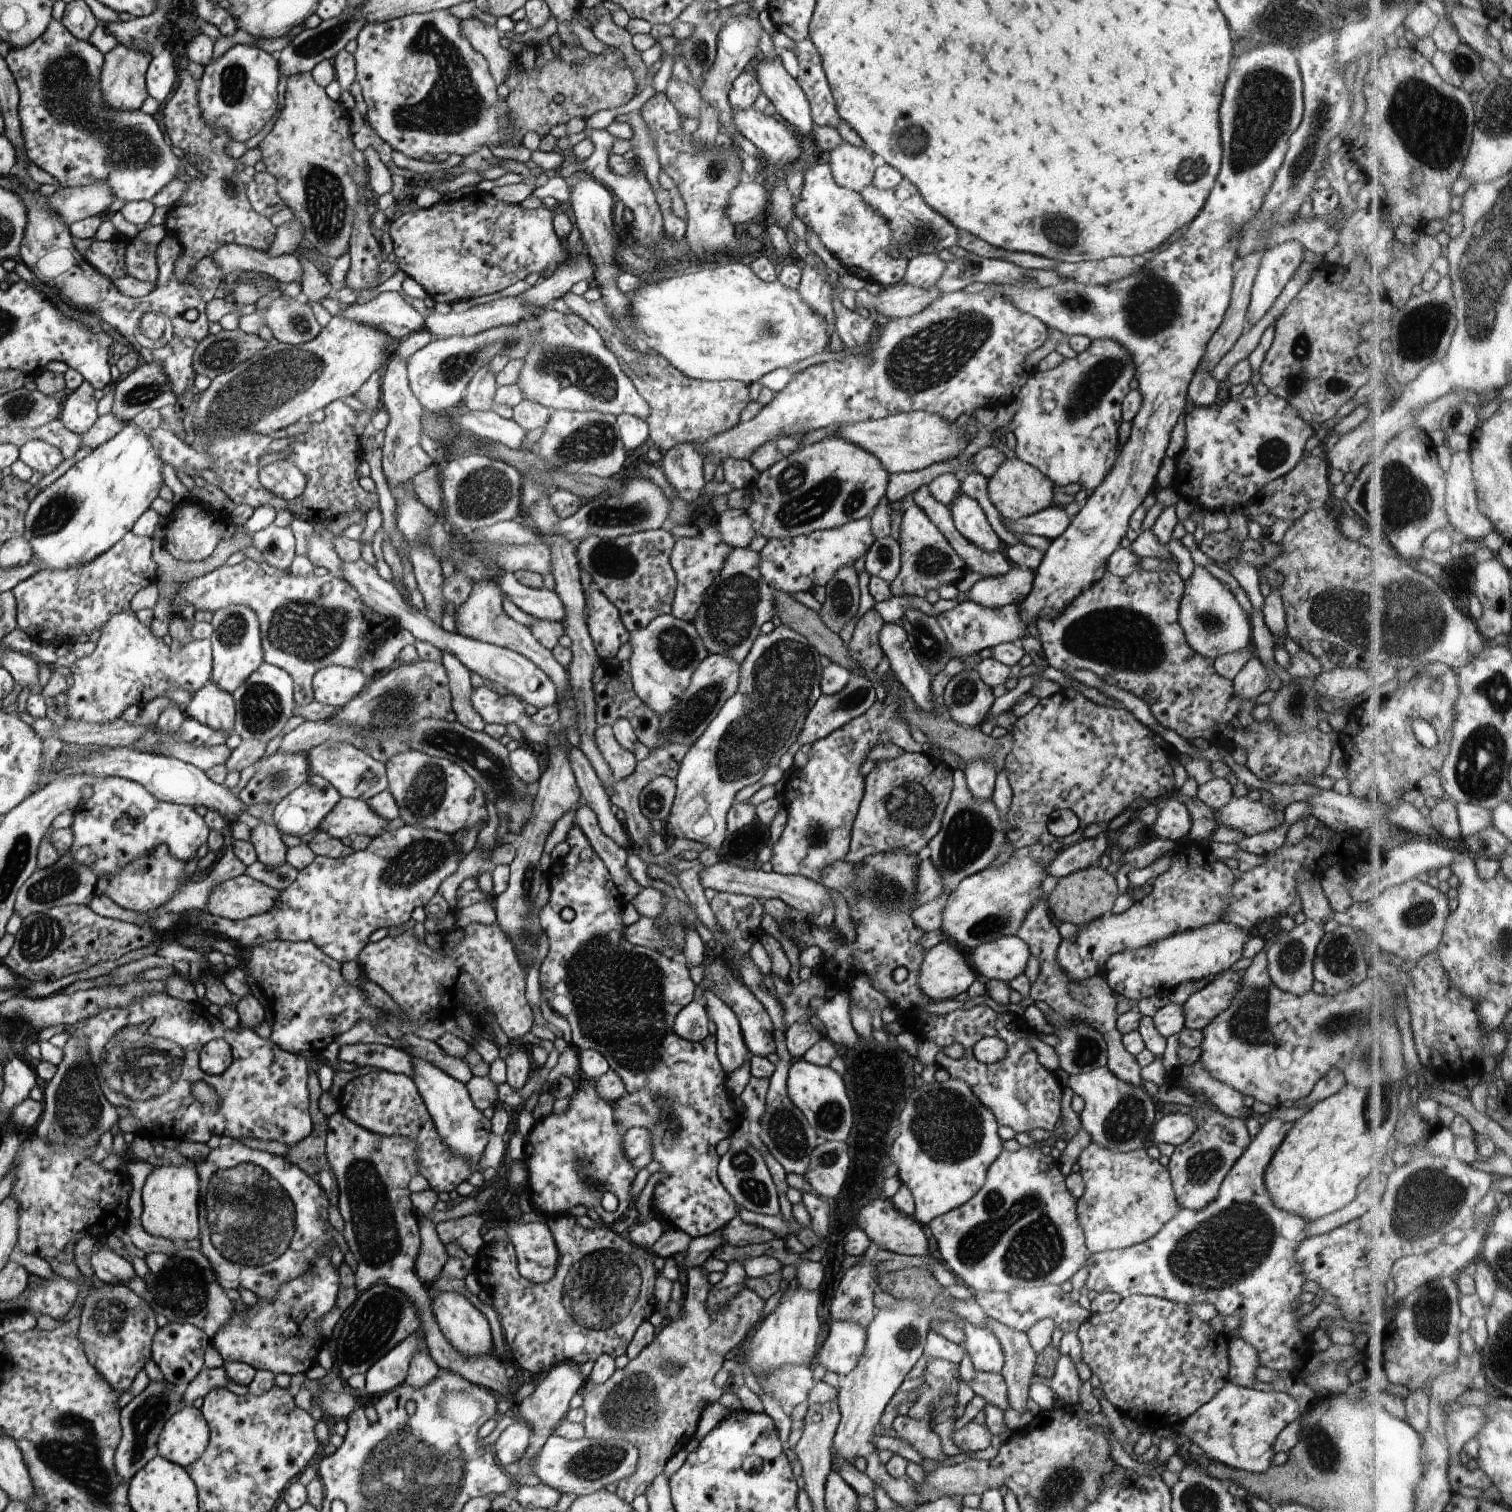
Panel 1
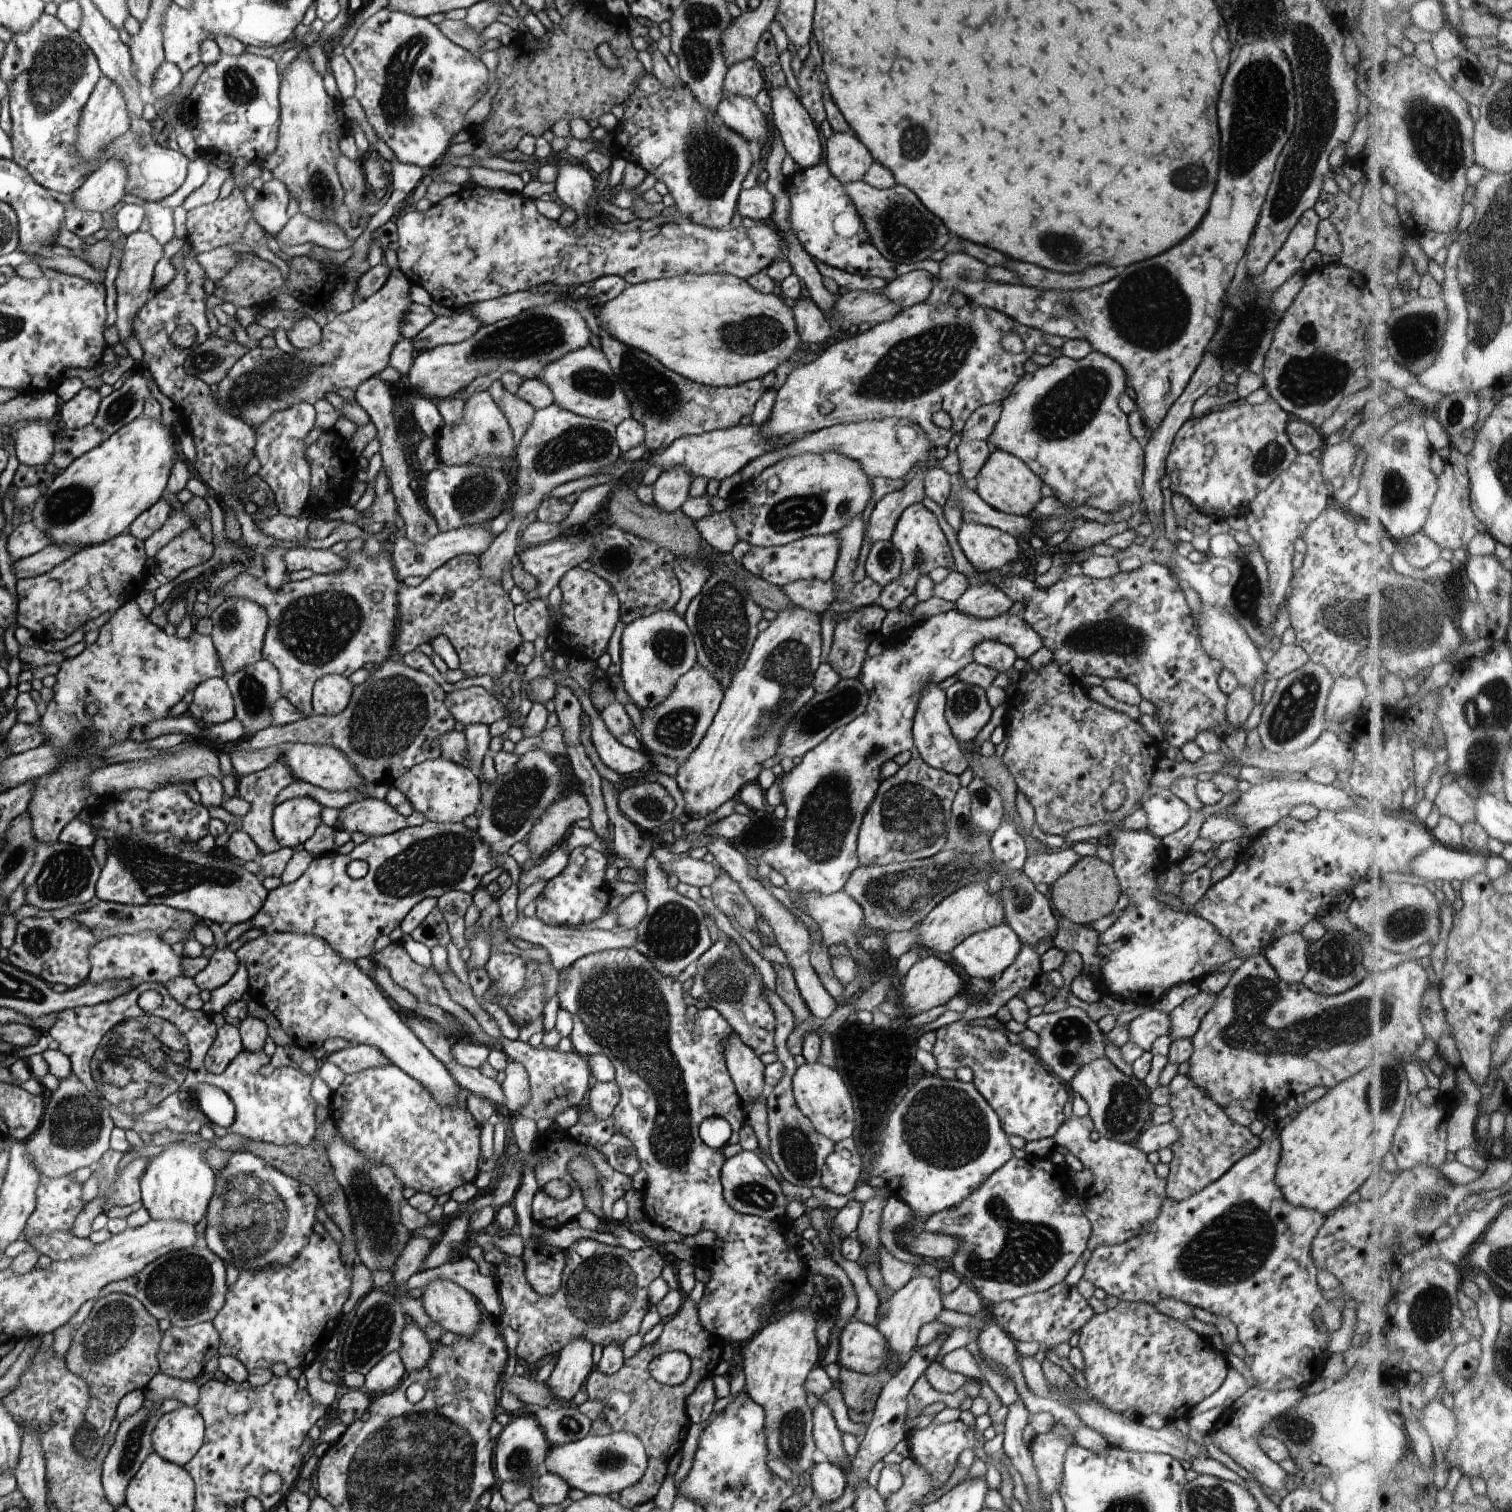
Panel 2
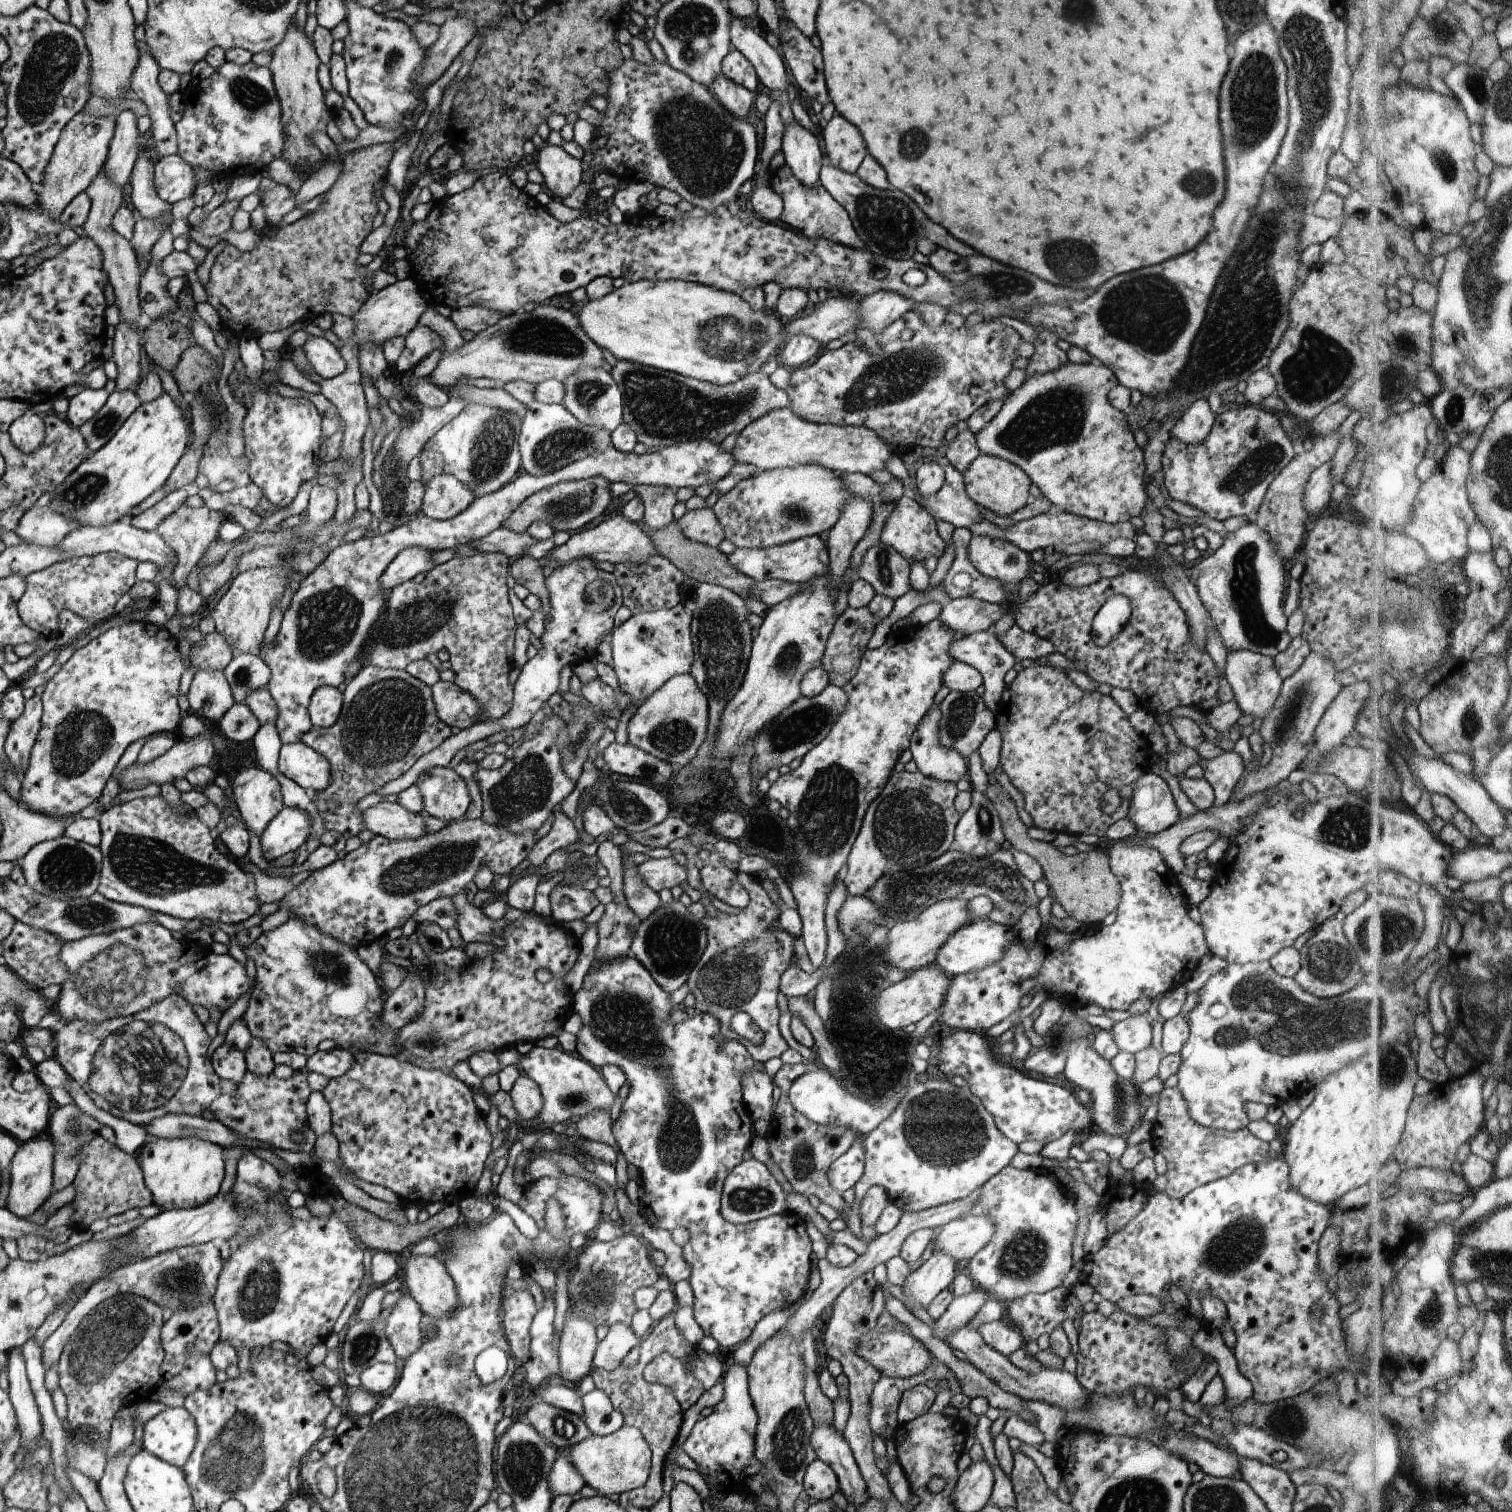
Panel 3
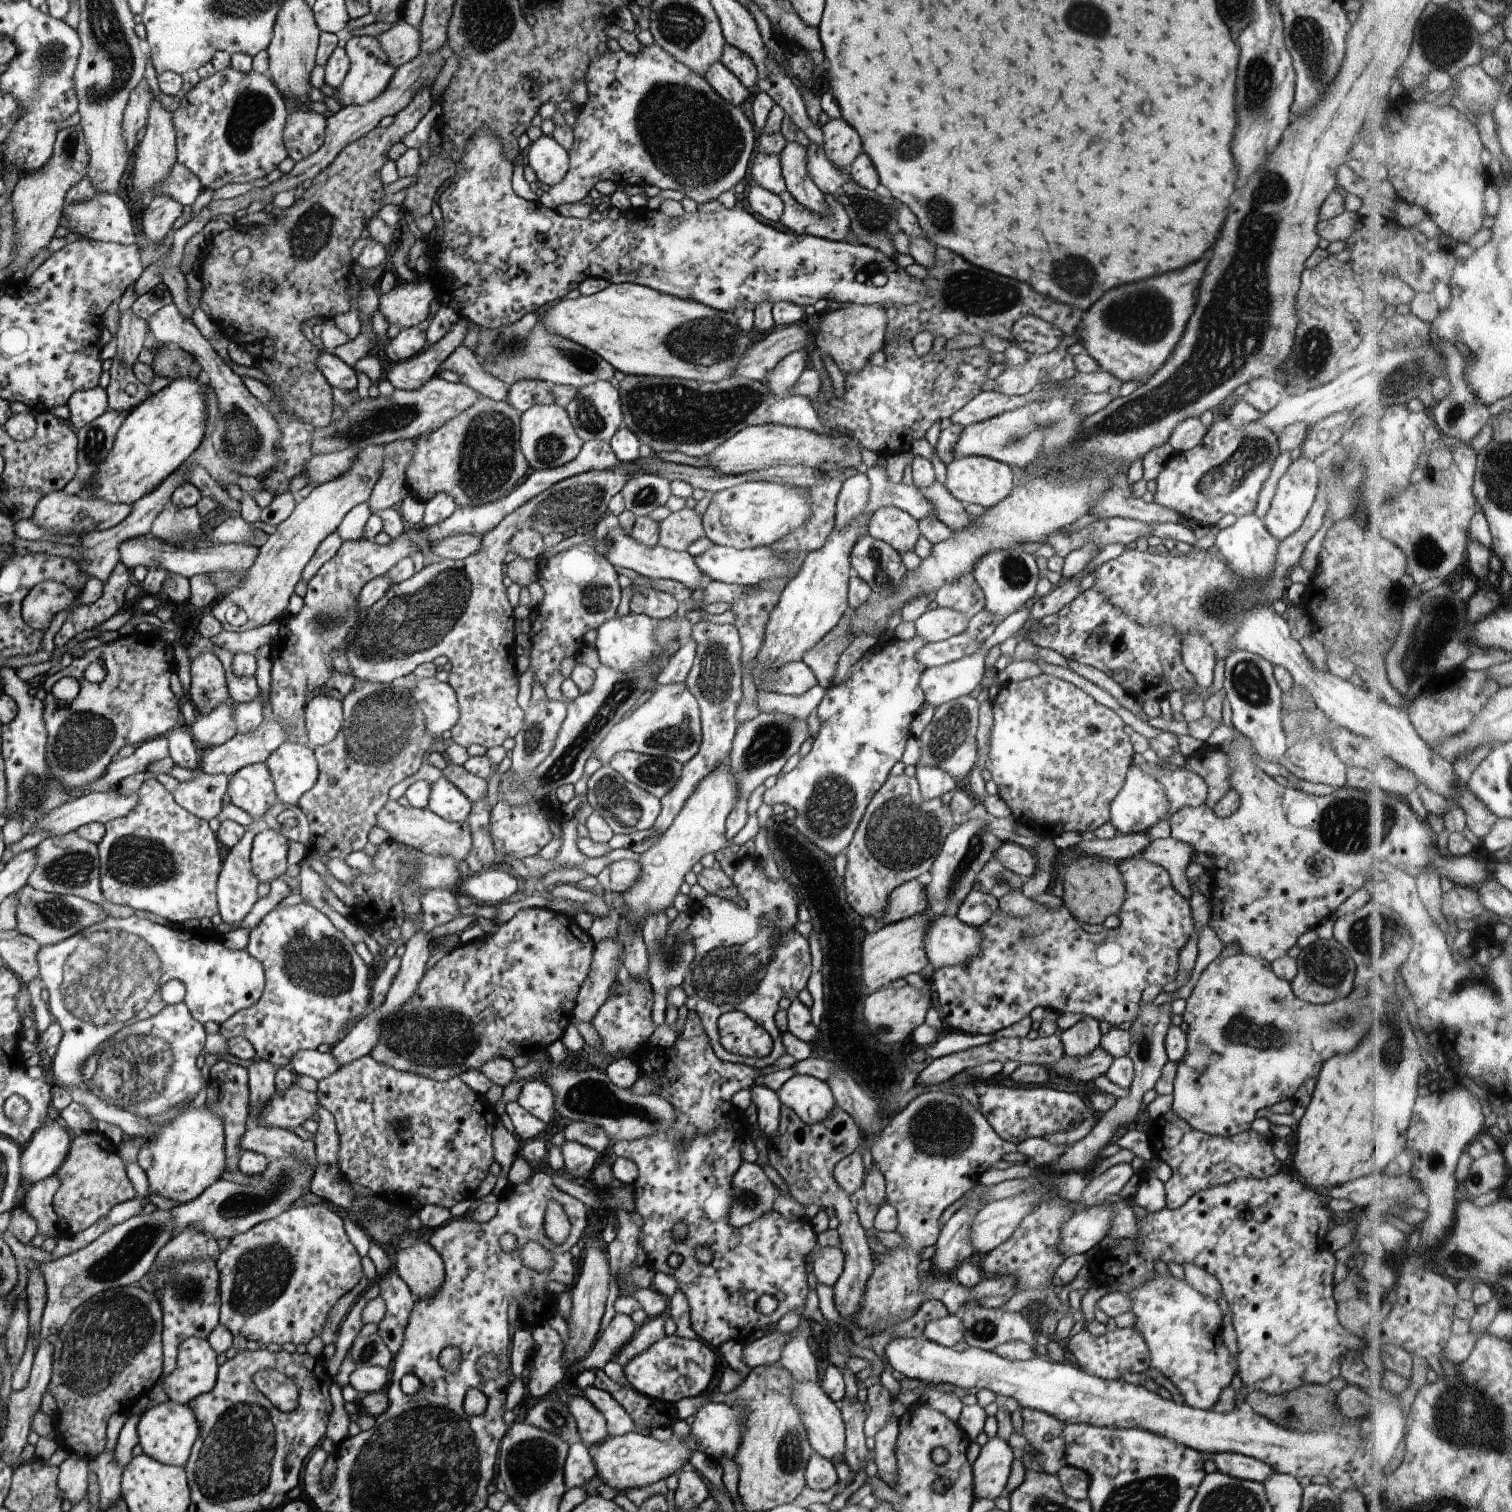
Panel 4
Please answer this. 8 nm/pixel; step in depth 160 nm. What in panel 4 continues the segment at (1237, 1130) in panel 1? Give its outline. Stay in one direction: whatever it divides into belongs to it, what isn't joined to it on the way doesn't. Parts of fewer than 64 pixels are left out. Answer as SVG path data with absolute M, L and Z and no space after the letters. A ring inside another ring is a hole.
M1170 1111L1150 1122L1146 1131L1154 1155L1172 1170L1172 1177L1164 1183L1167 1207L1177 1209L1194 1194L1216 1186L1230 1184L1240 1178L1270 1178L1282 1170L1282 1162L1274 1156L1273 1140L1246 1130L1235 1136L1219 1136L1192 1129L1188 1122Z

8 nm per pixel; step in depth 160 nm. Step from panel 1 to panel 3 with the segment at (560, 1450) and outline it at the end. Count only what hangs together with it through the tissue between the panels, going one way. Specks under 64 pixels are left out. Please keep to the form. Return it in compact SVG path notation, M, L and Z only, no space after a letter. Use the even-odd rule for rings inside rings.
M624 1425L620 1430L601 1437L591 1434L588 1438L582 1440L565 1451L567 1459L575 1466L575 1469L580 1473L586 1485L591 1486L596 1490L598 1495L610 1496L610 1494L619 1494L634 1490L635 1488L644 1486L650 1471L650 1450L643 1434L636 1427Z

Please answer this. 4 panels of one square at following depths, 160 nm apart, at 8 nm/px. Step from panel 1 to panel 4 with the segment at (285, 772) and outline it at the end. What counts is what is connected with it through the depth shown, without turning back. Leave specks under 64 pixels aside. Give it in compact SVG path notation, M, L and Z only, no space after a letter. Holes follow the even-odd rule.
M264 763L248 764L240 768L238 772L234 772L232 776L228 777L227 793L232 805L246 811L254 822L258 821L260 823L260 818L266 814L266 810L272 808L278 801L274 780Z

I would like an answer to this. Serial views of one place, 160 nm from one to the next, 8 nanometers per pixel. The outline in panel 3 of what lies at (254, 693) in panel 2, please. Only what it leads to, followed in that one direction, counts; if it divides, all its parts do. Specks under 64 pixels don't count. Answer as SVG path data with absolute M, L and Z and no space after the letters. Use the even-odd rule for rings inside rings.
M244 653L233 656L230 664L223 671L231 685L235 702L240 704L245 704L250 694L268 686L272 678L270 664L264 662L264 659L258 653Z

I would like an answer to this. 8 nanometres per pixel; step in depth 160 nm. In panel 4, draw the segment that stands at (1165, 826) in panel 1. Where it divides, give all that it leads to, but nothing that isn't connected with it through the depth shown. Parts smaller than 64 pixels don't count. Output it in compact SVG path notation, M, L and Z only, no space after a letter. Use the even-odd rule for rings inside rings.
M1131 765L1128 768L1124 786L1110 804L1109 822L1118 830L1118 833L1124 835L1147 833L1148 828L1152 828L1156 822L1166 818L1168 810L1168 796L1164 786L1160 786L1160 782L1156 782L1154 776L1146 774L1139 766Z

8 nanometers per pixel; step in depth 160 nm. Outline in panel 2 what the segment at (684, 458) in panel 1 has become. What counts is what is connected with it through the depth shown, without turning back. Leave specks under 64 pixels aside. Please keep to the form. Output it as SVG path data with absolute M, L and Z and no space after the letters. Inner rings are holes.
M671 466L662 471L654 485L654 505L663 511L681 508L689 497L693 476L683 466Z

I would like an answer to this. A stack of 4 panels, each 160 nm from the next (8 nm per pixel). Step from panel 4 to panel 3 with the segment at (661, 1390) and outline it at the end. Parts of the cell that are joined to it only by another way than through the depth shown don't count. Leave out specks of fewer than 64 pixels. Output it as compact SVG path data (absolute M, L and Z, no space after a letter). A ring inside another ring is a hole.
M697 1348L696 1355L691 1354L690 1368L686 1368L684 1361L680 1361L670 1353L662 1353L646 1365L646 1368L643 1370L643 1378L657 1386L666 1386L673 1389L675 1397L681 1404L682 1410L687 1411L700 1400L704 1392L710 1390L722 1379L725 1369L722 1361L722 1358L716 1358L712 1354Z

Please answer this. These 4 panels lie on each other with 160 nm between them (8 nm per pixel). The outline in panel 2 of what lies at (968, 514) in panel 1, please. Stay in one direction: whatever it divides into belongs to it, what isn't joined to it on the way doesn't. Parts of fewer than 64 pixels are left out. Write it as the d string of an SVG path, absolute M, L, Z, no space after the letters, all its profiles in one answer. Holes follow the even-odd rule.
M964 518L957 541L975 569L998 569L1022 555L1015 536Z

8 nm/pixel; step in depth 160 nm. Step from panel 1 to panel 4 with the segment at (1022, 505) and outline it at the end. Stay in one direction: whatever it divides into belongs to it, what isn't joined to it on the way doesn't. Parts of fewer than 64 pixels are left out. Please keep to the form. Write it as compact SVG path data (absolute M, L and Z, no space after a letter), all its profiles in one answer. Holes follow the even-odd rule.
M986 456L961 457L946 465L945 486L951 497L956 498L961 503L991 508L1010 495L1016 486L1015 482L1015 475L1009 465Z

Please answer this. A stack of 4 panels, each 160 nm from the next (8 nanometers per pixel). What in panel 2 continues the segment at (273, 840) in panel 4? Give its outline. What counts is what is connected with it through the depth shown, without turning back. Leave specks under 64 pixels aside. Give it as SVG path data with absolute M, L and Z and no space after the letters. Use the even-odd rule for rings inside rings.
M308 795L291 798L276 805L273 826L281 846L292 848L306 842L322 823L320 812L323 807Z

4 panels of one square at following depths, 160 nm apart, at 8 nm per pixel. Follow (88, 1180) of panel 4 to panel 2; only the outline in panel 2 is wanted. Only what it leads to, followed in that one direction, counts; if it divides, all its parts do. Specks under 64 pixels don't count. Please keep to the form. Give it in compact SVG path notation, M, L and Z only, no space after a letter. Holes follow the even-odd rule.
M110 1148L102 1155L98 1164L92 1168L92 1176L98 1178L100 1184L98 1196L106 1198L104 1192L110 1190L110 1198L108 1198L105 1205L105 1212L114 1206L132 1206L132 1204L140 1202L140 1185L142 1184L140 1178L143 1178L142 1174L144 1174L144 1171L147 1169L148 1158L138 1156L120 1172L120 1162L122 1162L123 1155L123 1153Z

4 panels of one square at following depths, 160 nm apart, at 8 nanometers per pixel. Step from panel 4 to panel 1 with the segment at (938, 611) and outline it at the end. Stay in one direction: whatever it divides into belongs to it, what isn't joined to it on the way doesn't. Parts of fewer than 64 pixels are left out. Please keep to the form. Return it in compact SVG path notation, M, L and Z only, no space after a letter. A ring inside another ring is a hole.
M1012 564L1003 575L984 577L976 582L969 590L970 601L992 608L1003 607L1008 603L1016 603L1019 605L1032 590L1034 579L1035 573L1032 569Z

